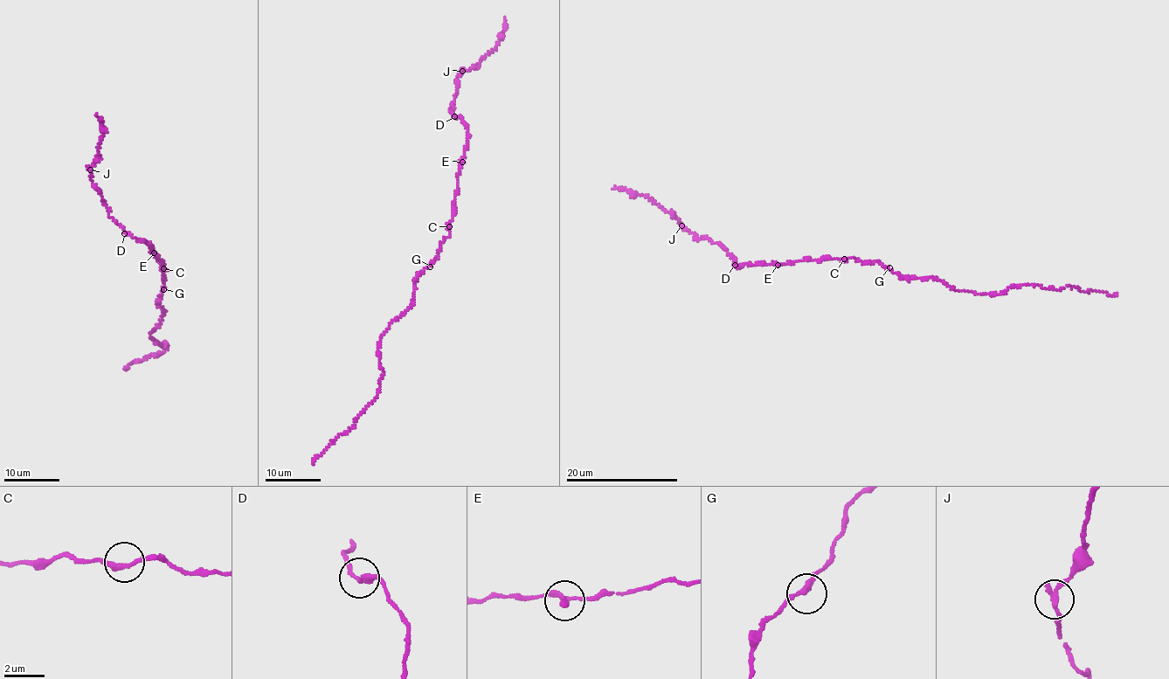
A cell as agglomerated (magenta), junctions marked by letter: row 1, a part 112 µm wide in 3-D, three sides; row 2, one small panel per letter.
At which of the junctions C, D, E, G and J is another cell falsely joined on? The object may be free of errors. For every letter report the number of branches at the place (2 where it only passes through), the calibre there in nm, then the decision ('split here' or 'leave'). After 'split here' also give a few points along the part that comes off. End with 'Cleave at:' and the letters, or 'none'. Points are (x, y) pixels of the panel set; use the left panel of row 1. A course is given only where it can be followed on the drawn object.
C: 2 branches meet; 240 nm thick; leave
D: 2 branches meet; 260 nm thick; leave
E: 2 branches meet; 260 nm thick; leave
G: 2 branches meet; 240 nm thick; leave
J: 2 branches meet; 260 nm thick; split here; foreign part runs (89, 170), (98, 155), (98, 148), (103, 135), (102, 122), (95, 114)
Cleave at: J

